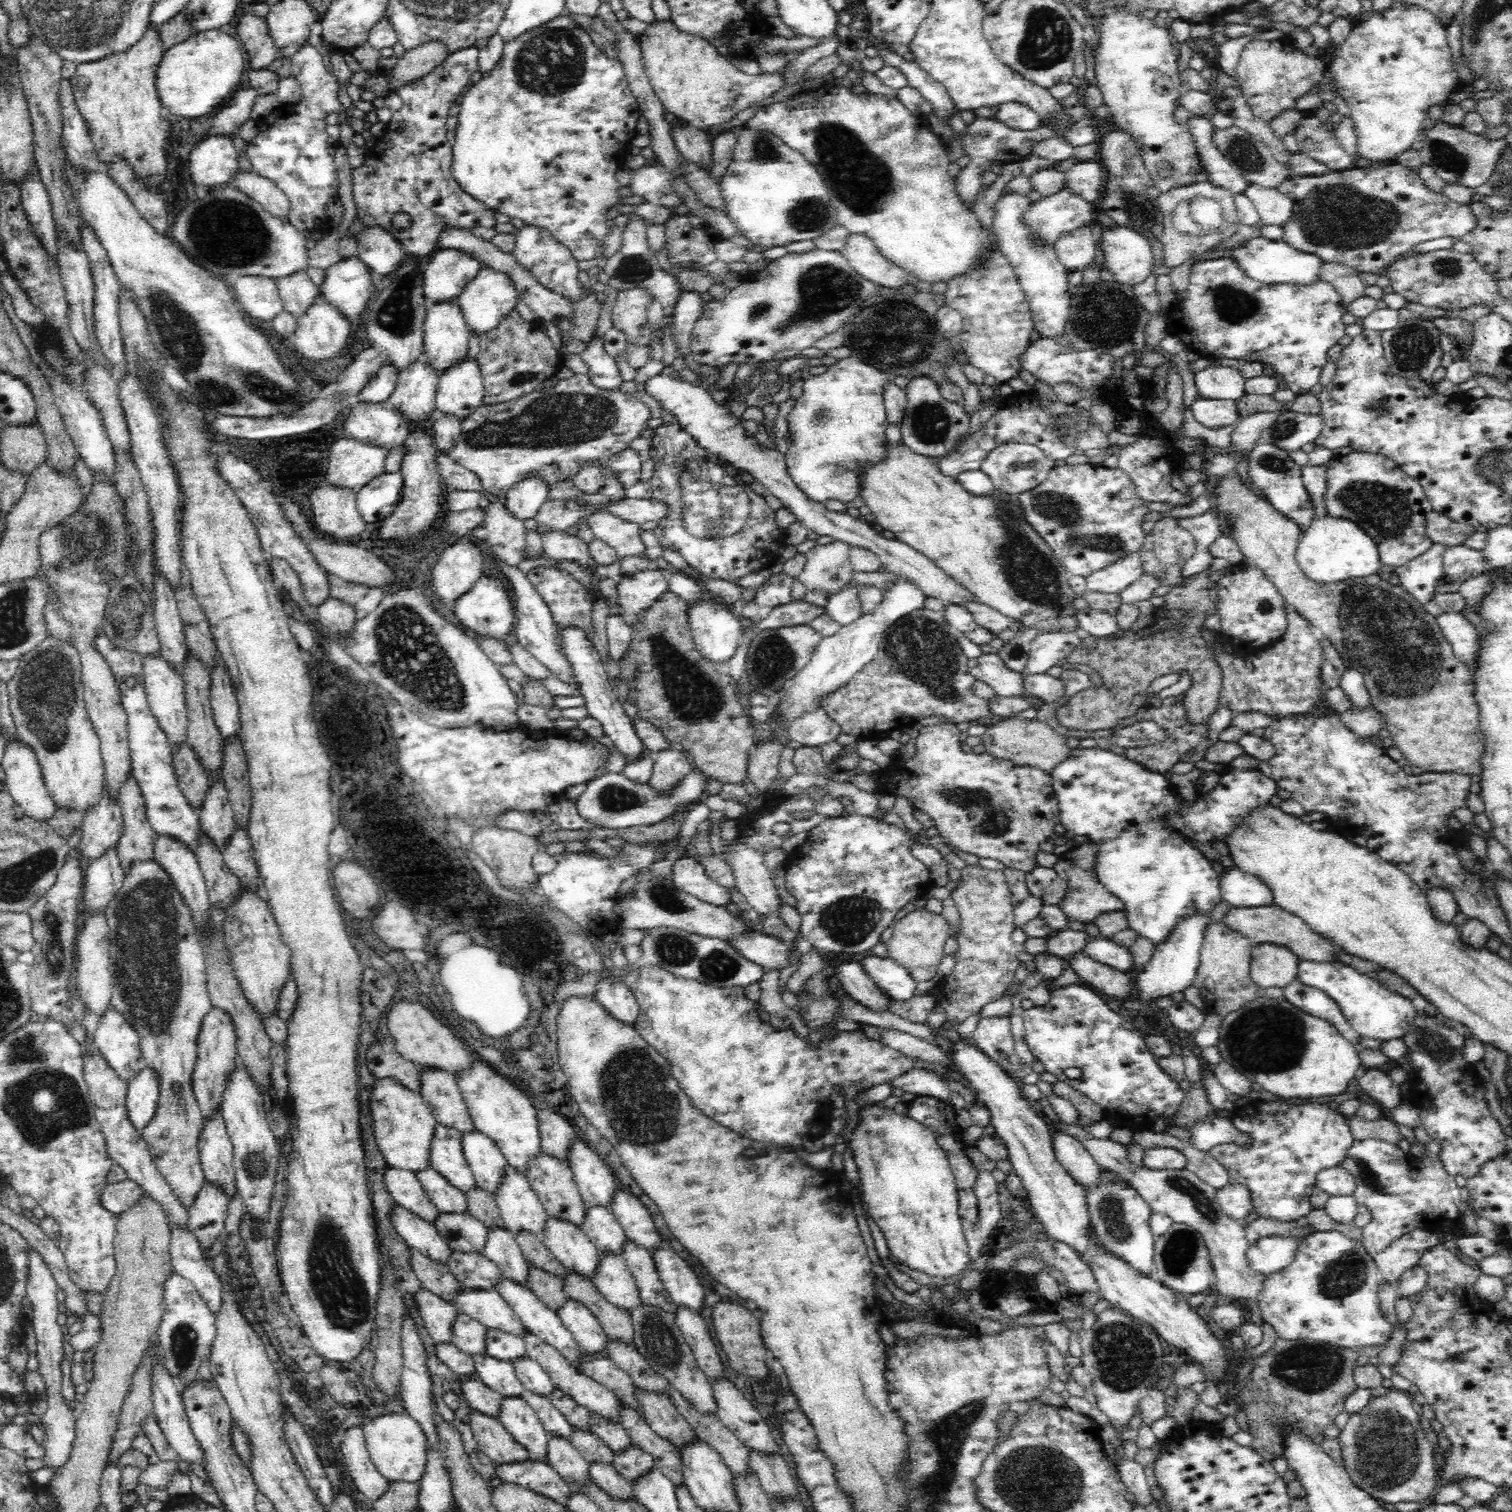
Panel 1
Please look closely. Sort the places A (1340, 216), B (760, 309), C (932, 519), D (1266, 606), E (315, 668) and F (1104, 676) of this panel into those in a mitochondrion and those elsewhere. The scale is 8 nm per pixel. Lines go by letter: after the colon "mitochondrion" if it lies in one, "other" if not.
A: mitochondrion
B: mitochondrion
C: other
D: mitochondrion
E: other
F: other

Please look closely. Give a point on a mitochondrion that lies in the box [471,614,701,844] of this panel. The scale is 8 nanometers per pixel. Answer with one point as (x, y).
(615, 798)

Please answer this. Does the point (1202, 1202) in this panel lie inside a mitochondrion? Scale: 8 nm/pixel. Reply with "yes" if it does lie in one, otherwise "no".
yes

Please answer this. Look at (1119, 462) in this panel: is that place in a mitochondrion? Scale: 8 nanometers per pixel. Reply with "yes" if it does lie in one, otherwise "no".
no

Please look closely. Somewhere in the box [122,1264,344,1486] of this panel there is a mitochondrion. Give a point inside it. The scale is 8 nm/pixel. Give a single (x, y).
(184, 1339)

